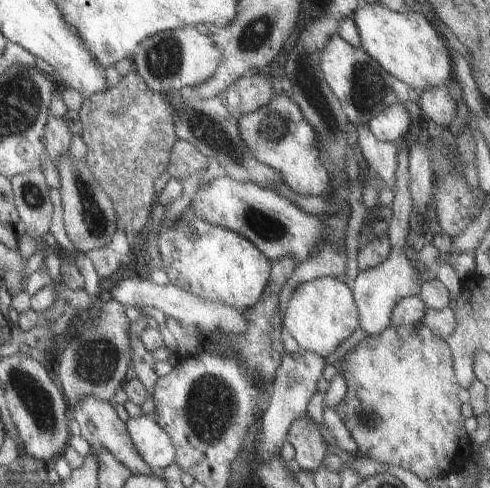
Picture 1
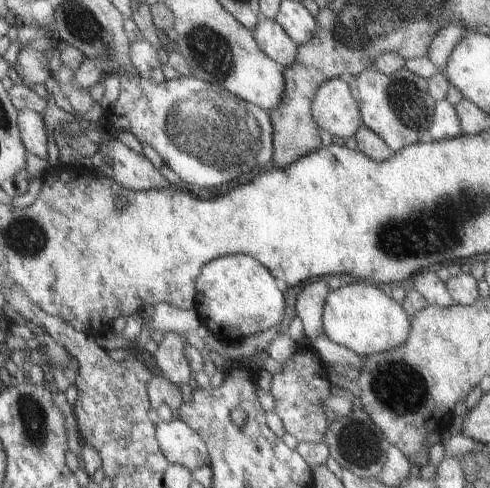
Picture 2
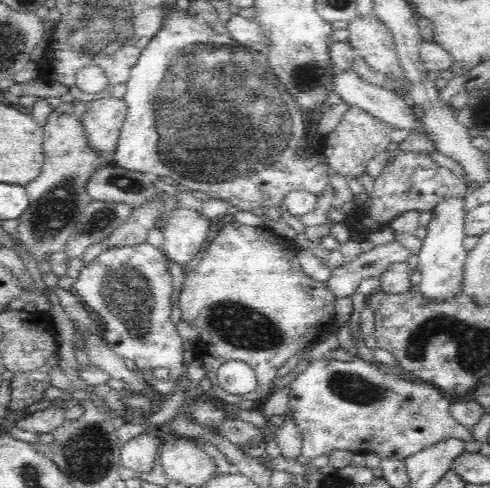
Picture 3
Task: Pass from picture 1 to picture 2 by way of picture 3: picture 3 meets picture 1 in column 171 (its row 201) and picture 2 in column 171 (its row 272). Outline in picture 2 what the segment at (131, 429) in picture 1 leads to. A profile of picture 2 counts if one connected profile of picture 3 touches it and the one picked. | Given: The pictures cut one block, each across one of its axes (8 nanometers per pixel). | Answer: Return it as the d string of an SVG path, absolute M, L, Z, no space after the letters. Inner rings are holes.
M177 418L171 422L157 420L155 440L169 464L185 466L191 472L197 468L205 468L209 464L209 454L203 438Z

